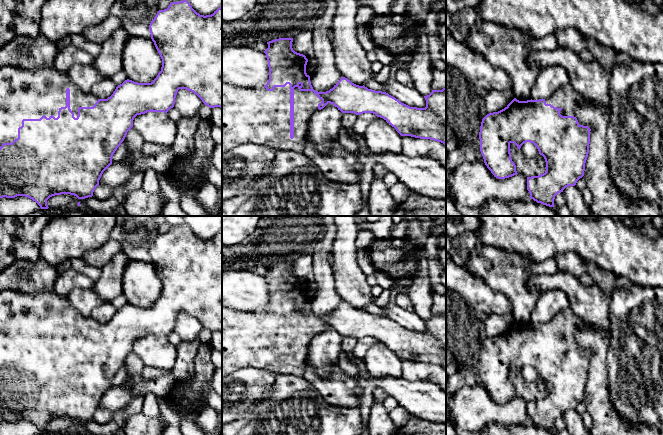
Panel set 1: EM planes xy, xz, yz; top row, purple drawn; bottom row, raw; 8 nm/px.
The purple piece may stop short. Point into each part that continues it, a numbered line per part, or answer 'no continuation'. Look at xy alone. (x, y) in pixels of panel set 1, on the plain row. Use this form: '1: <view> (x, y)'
1: xy (25, 317)

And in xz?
1: xz (255, 339)

